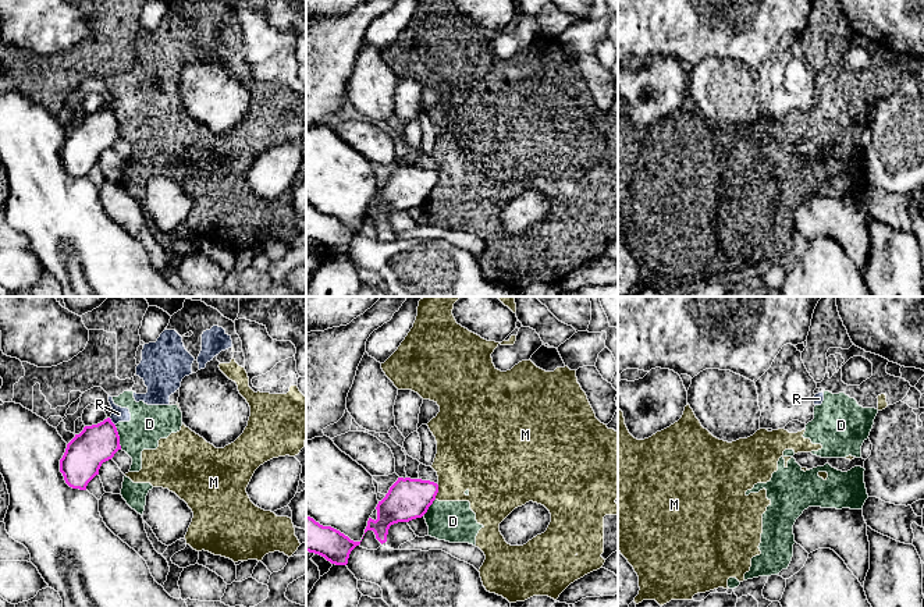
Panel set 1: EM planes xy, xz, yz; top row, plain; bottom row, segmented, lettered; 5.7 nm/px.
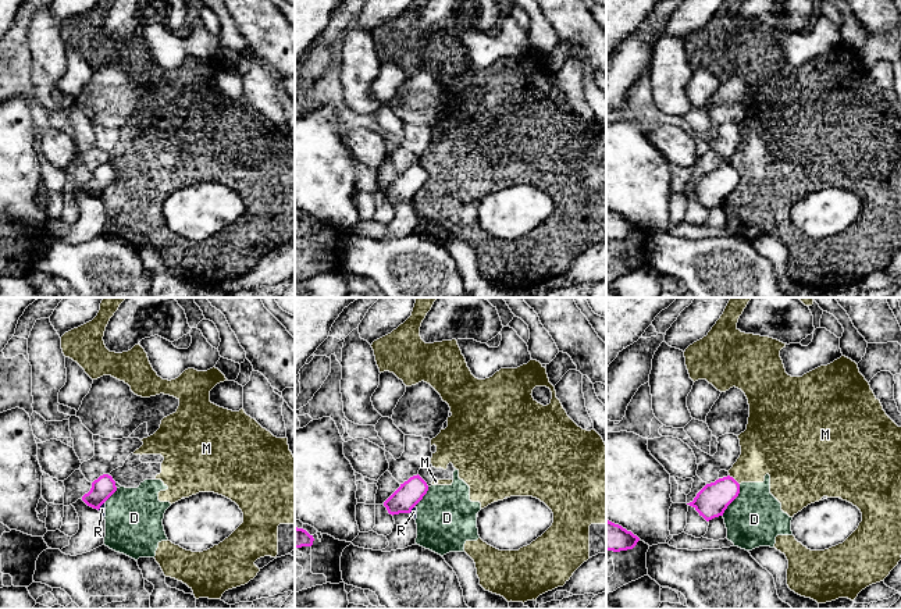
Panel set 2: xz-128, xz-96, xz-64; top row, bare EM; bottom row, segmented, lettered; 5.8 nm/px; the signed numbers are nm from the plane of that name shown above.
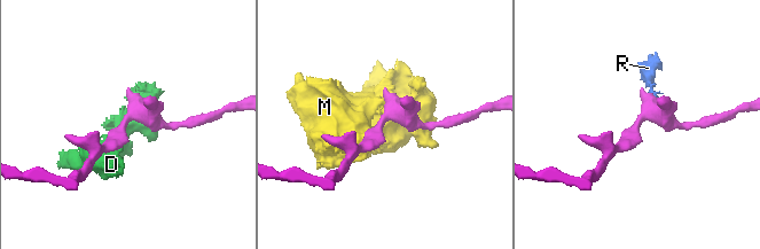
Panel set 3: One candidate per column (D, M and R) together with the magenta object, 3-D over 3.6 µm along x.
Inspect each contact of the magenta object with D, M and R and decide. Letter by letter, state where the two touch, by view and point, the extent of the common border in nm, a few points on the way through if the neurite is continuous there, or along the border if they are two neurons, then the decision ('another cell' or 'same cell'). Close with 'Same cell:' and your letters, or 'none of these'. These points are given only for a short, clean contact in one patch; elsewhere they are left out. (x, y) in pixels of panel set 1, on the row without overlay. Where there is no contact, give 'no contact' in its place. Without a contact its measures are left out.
D: contact xy (118, 125); length 150 nm; another cell
M: contact xz (437, 180); length 90 nm; another cell
R: contact xy (112, 110); length 60 nm; border xy (109, 106), (114, 113); another cell
Same cell: none of these

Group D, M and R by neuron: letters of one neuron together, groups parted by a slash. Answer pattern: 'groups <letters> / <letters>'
groups D M R

